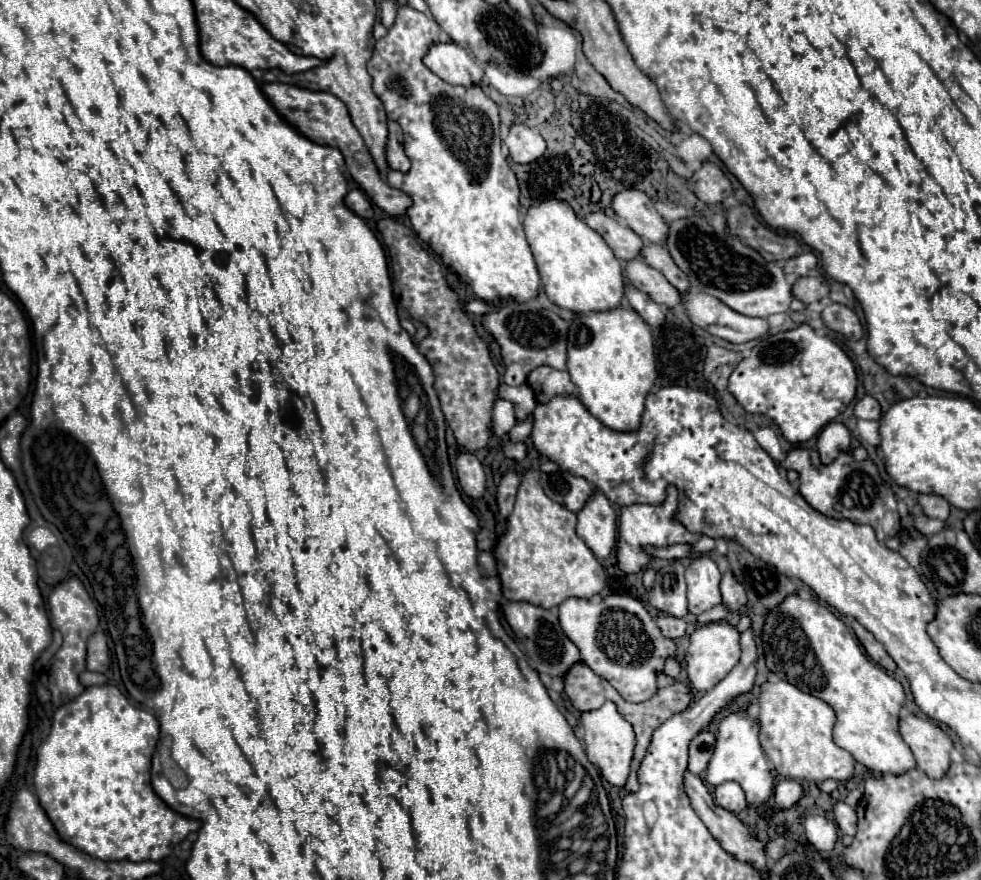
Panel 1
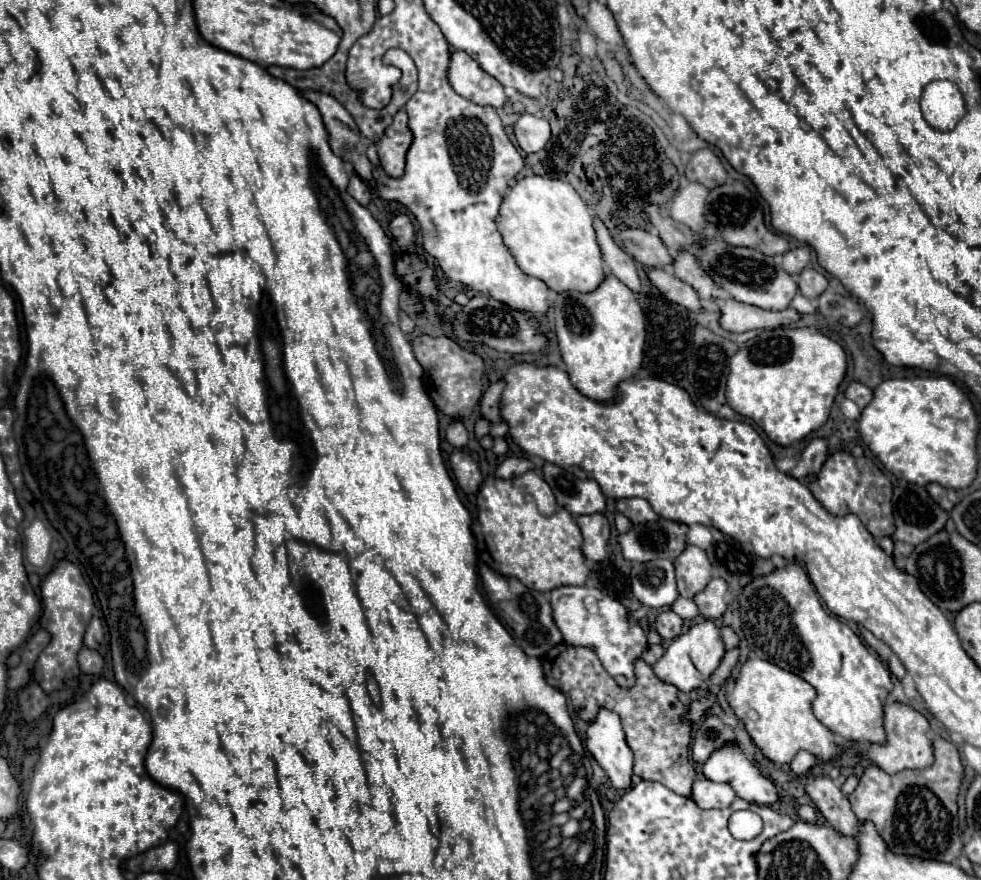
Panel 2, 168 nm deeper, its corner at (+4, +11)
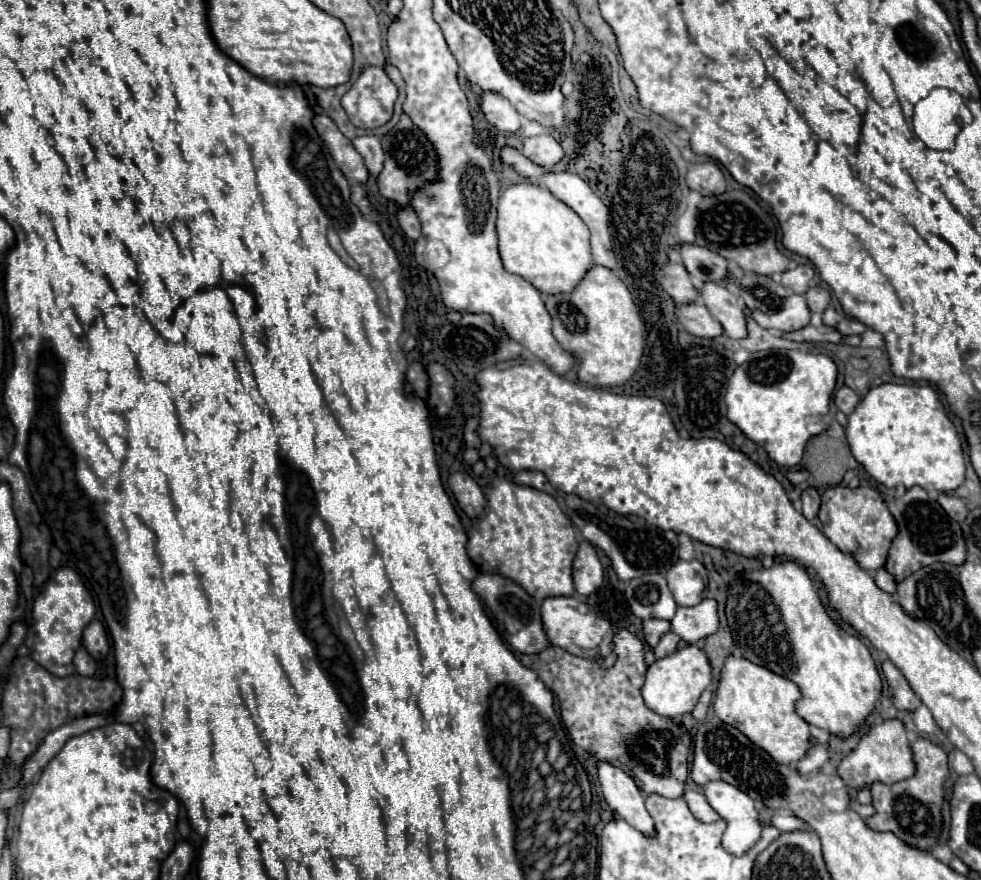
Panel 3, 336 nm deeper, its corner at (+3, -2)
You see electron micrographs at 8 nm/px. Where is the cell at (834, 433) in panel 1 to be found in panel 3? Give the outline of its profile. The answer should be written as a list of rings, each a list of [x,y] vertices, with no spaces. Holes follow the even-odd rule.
[[[807,487],[803,493],[801,493],[801,511],[807,519],[815,519],[817,511],[819,511],[819,491],[815,487]]]

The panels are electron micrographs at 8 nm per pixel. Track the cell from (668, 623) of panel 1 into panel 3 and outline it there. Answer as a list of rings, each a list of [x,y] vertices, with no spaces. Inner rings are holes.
[[[669,631],[669,633],[665,633],[663,637],[661,637],[661,641],[659,641],[659,645],[653,649],[655,651],[655,655],[661,659],[661,657],[667,657],[667,655],[671,655],[677,647],[679,647],[679,637],[673,633],[673,631]]]

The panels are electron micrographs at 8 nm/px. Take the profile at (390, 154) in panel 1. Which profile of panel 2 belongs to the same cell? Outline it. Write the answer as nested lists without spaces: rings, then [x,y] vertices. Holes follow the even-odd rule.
[[[404,110],[394,114],[394,122],[386,128],[378,142],[378,156],[384,172],[392,178],[400,178],[406,164],[406,152],[412,144],[412,132],[408,128],[408,116]]]

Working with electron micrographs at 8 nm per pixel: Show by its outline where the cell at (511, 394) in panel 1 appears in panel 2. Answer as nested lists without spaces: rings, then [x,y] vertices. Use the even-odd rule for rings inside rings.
[[[500,380],[496,384],[490,384],[490,388],[482,394],[480,416],[486,418],[490,424],[500,422],[500,396],[502,396],[502,390],[504,390],[504,382]]]

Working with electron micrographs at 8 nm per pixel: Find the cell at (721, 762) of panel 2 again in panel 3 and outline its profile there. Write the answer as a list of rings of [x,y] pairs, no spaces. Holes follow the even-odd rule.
[[[709,781],[705,785],[705,797],[727,821],[727,829],[723,833],[723,847],[727,853],[737,857],[747,853],[761,837],[761,825],[753,799],[739,787],[725,781]]]

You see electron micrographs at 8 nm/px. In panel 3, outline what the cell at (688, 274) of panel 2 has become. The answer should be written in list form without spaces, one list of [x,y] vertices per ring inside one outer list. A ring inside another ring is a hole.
[[[707,281],[699,289],[699,301],[709,309],[709,313],[723,325],[723,331],[731,339],[741,339],[745,331],[745,305],[737,293],[719,283]]]

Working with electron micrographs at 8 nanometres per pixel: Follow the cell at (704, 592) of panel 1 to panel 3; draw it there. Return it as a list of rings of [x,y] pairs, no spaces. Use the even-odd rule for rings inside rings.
[[[697,559],[677,561],[667,571],[667,583],[675,595],[677,605],[693,607],[705,599],[707,571],[705,571],[703,563],[699,563]]]

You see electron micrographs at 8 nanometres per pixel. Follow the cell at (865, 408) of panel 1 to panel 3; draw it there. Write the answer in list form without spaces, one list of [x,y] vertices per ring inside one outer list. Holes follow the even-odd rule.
[[[841,387],[841,389],[837,391],[837,395],[835,395],[835,405],[837,405],[845,415],[851,415],[853,409],[857,407],[857,403],[859,403],[859,395],[857,395],[853,389],[849,389],[849,387]]]

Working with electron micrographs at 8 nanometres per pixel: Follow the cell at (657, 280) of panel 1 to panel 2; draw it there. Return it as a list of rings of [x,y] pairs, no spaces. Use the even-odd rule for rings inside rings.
[[[650,268],[648,276],[652,280],[652,284],[674,304],[684,306],[690,312],[704,312],[702,302],[698,298],[698,294],[694,292],[694,288],[690,288],[686,282],[678,280],[674,274],[670,274],[668,270],[662,268]]]

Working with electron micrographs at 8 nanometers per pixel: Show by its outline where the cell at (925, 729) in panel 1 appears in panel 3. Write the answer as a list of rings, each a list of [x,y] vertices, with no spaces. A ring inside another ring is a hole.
[[[885,719],[883,723],[871,727],[869,733],[865,733],[861,737],[857,749],[853,749],[847,757],[843,757],[837,767],[837,775],[845,781],[845,785],[855,787],[855,789],[873,785],[877,781],[885,783],[885,785],[893,785],[897,781],[913,777],[915,771],[917,771],[917,767],[913,761],[911,741],[907,739],[905,725],[899,719]]]

